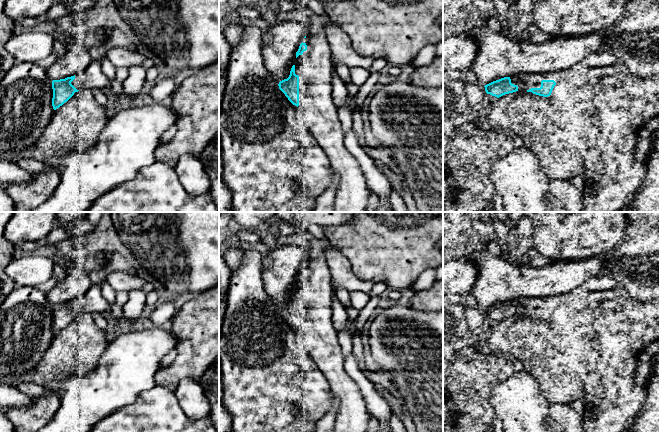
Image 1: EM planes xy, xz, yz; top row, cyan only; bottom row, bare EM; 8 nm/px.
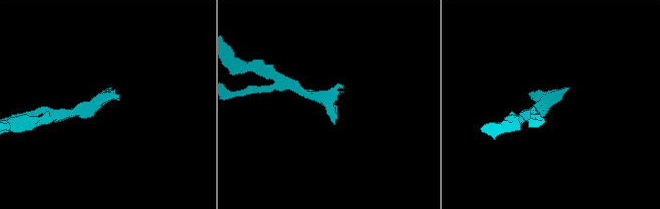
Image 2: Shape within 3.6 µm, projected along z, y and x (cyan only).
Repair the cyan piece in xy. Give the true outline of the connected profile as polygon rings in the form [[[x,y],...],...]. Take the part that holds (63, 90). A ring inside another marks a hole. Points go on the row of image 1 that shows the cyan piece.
[[[93,60],[82,72],[65,79],[52,81],[53,109],[56,110],[62,106],[79,90],[100,89],[108,91],[109,88],[110,81],[103,72],[100,62]]]

